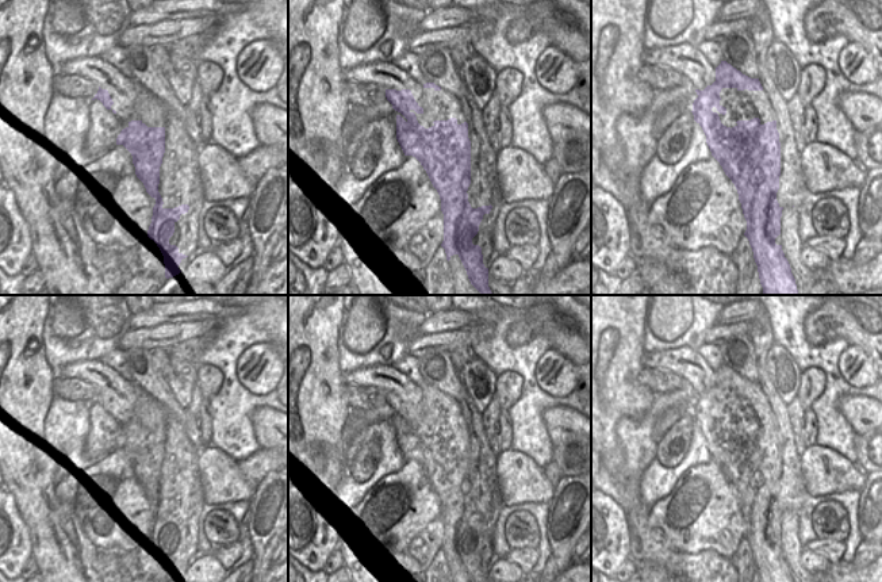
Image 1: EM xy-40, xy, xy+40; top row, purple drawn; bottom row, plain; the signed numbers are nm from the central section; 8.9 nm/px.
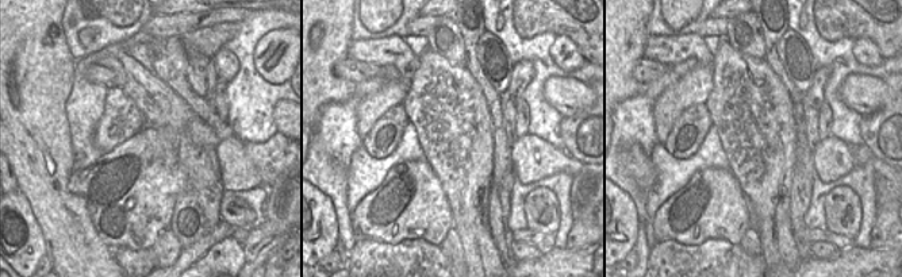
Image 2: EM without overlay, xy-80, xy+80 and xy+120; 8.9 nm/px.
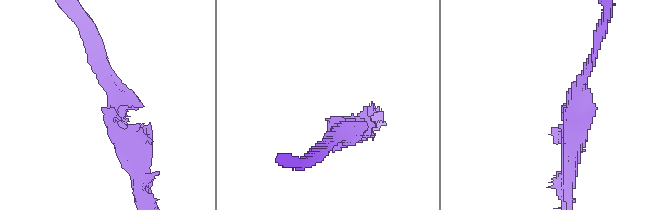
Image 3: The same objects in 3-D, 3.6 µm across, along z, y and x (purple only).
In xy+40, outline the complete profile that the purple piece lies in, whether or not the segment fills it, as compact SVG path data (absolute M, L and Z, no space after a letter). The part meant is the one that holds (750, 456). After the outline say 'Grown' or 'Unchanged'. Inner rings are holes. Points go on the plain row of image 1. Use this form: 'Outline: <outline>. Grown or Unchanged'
Outline: M726 364L716 371L716 384L703 394L695 393L698 401L693 406L694 424L702 430L712 459L720 466L725 478L735 487L743 517L747 524L744 539L748 541L758 568L759 582L794 582L790 567L785 560L782 548L775 547L781 537L781 520L783 510L776 503L781 479L781 445L776 424L760 426L759 421L737 424L735 430L726 430L720 424L726 411L720 407L722 391L737 394L763 394L759 382L751 382Z. Unchanged

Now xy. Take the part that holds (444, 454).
Outline: M386 393L386 401L398 414L396 443L404 459L415 460L426 474L433 490L441 502L444 517L444 544L446 563L457 558L467 574L468 582L488 582L488 571L483 567L482 551L472 547L472 541L479 535L479 528L484 517L490 517L492 509L472 512L468 505L468 490L471 487L471 444L468 441L468 426L457 426L456 421L448 424L434 424L433 429L425 432L417 424L417 417L423 417L410 393Z. Unchanged

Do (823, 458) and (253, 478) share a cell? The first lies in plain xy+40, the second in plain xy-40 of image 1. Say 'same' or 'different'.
different

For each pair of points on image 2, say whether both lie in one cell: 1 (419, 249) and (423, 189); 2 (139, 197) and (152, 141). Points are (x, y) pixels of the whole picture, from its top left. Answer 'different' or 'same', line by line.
1: different
2: same

